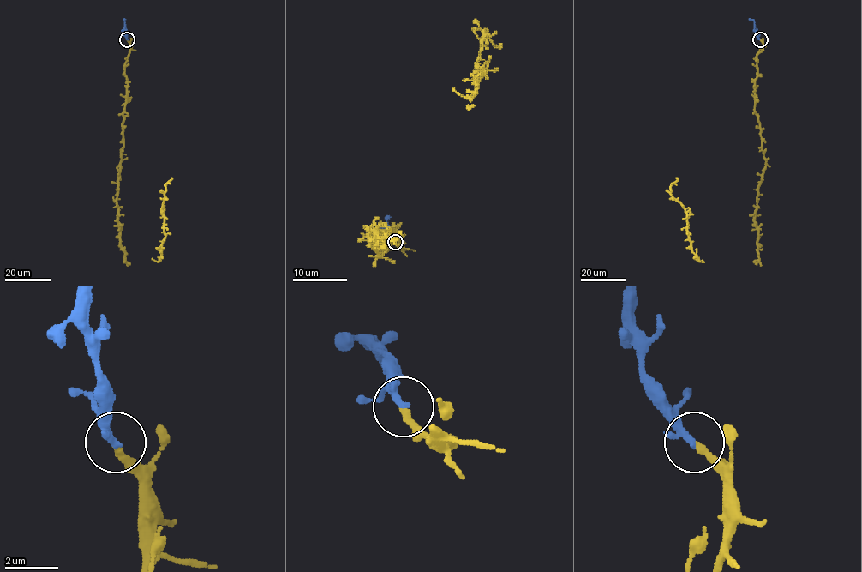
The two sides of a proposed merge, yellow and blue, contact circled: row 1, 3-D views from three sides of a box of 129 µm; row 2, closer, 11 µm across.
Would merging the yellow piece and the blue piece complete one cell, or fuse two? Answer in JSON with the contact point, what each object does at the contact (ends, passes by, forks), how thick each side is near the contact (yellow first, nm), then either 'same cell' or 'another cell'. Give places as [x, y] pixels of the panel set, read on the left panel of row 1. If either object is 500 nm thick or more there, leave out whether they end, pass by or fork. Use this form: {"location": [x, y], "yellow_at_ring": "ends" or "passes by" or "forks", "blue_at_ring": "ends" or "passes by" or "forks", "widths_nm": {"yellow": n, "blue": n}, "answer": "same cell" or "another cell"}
{"location": [127, 39], "yellow_at_ring": "ends", "blue_at_ring": "passes by", "widths_nm": {"yellow": 240, "blue": 200}, "answer": "same cell"}

